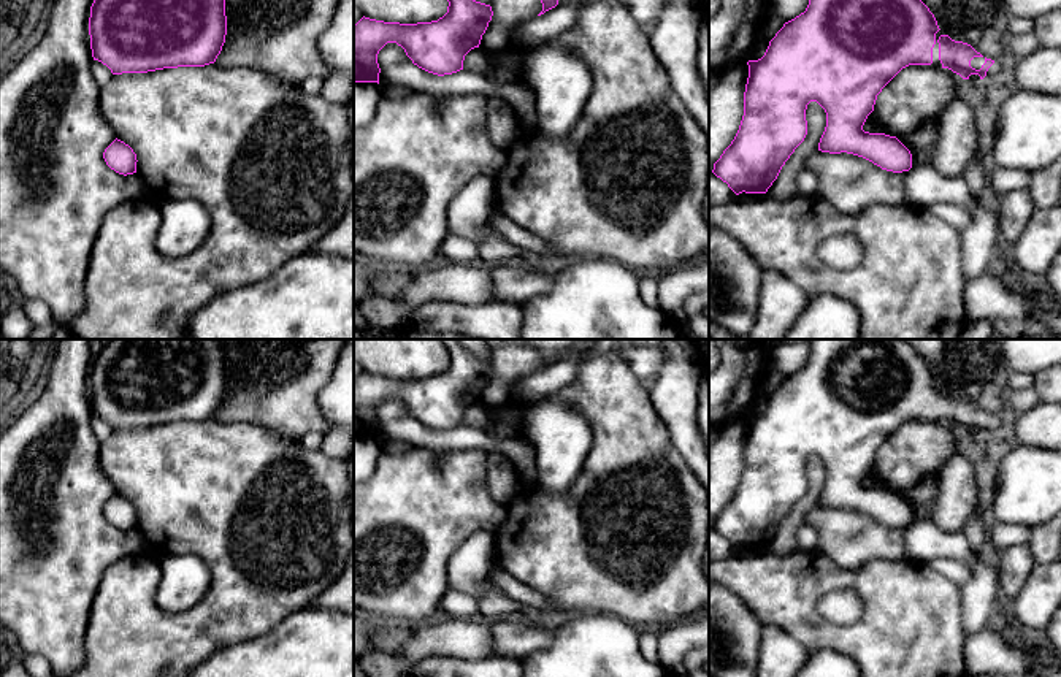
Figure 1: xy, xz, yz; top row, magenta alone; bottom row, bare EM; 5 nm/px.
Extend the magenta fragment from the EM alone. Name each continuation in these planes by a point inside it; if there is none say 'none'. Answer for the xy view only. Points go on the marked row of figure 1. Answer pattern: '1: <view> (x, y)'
none

